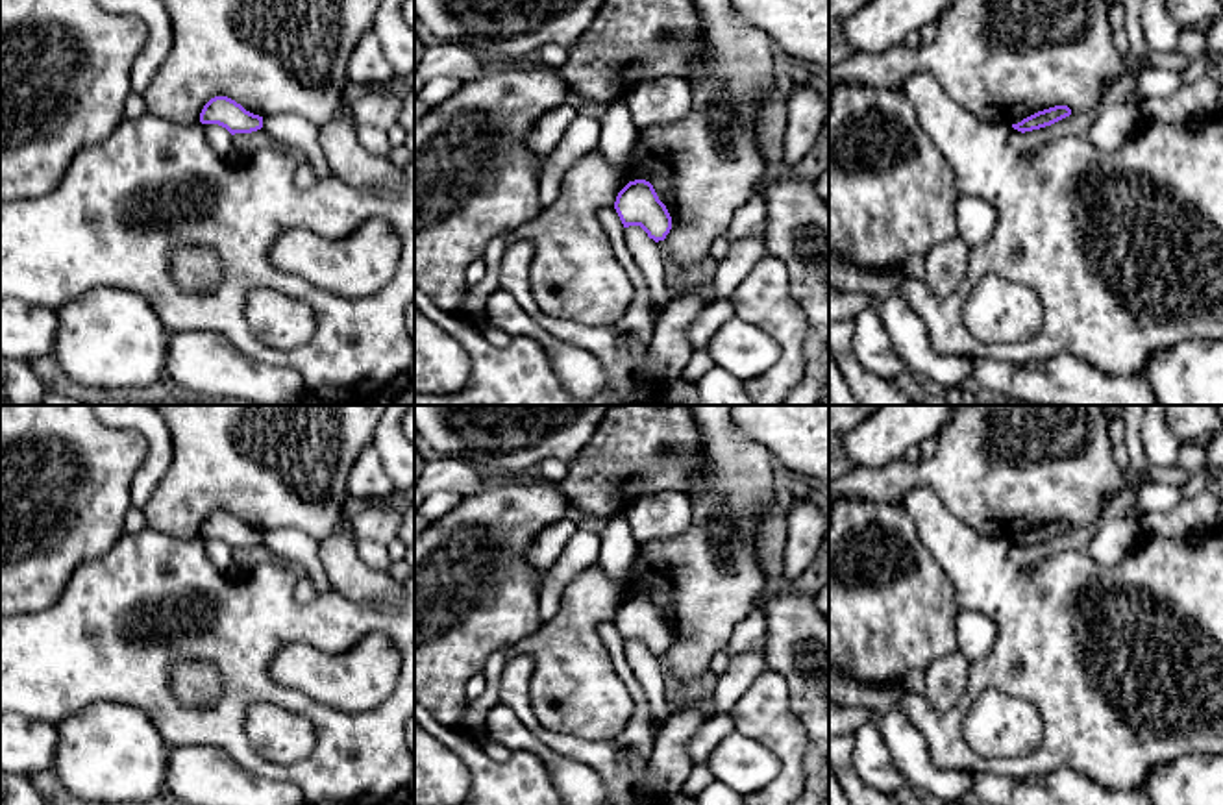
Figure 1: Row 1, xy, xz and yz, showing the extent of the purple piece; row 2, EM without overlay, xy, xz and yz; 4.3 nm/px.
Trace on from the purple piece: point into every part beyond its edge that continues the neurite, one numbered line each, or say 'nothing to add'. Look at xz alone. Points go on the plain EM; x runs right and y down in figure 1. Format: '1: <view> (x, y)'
nothing to add

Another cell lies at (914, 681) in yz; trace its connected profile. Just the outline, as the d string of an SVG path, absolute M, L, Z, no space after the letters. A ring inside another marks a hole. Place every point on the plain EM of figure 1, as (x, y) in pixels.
M914 668L905 674L901 681L905 692L916 694L916 696L925 696L925 670Z

